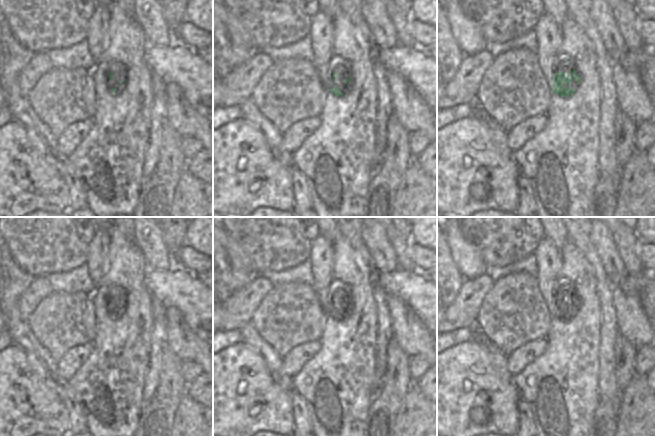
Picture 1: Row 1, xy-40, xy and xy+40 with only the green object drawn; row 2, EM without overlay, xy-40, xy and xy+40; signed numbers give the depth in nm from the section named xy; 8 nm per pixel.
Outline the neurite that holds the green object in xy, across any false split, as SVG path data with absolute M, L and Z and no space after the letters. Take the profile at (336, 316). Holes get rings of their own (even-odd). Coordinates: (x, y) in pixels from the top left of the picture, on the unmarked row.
M319 235L314 241L311 241L309 259L311 260L311 270L315 280L313 288L320 299L324 312L329 313L336 320L342 321L344 317L339 316L340 311L338 310L334 313L330 307L332 294L335 293L338 287L343 287L344 285L340 281L336 281L331 286L329 294L324 297L321 296L321 292L329 284L333 272L333 243L322 235Z

